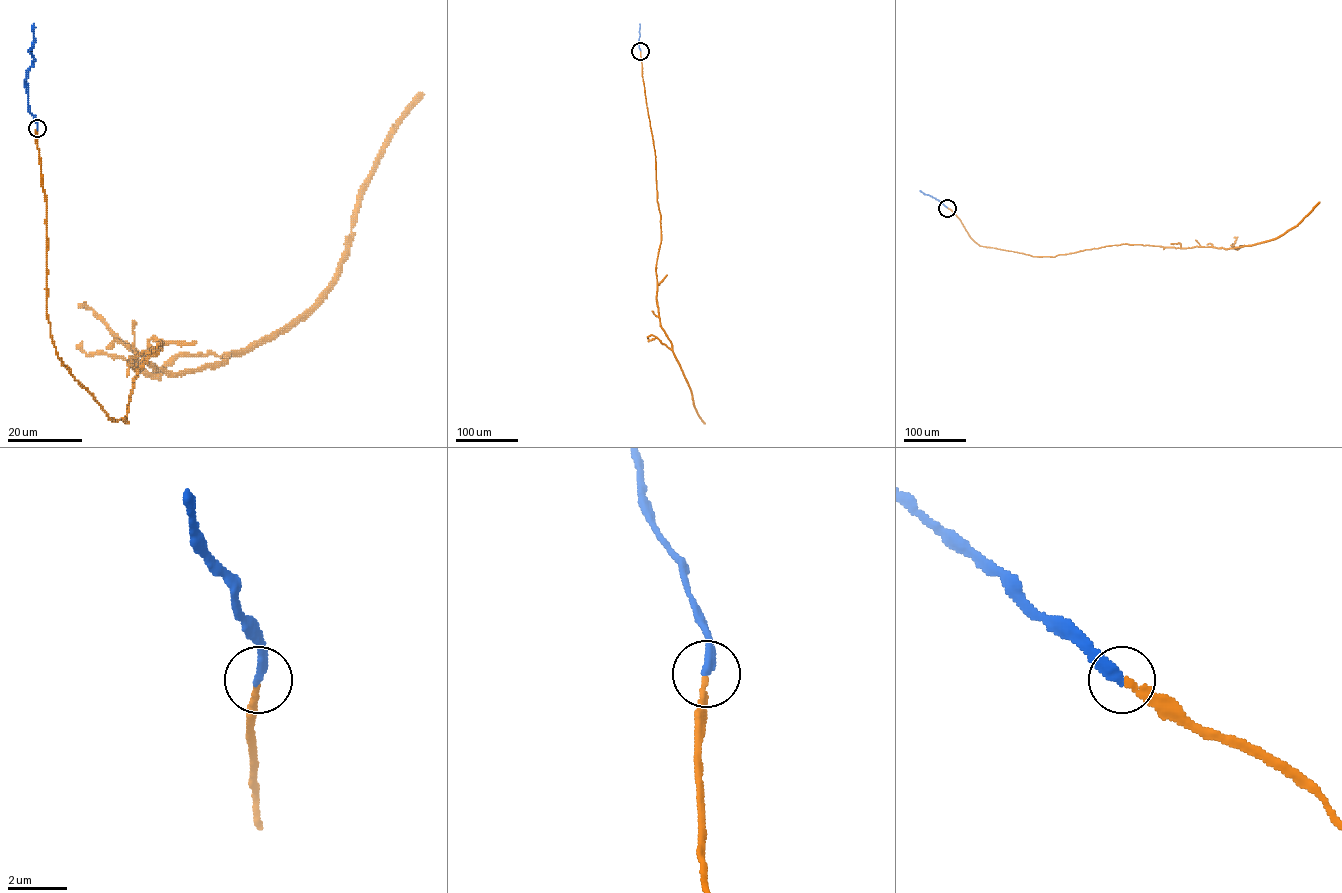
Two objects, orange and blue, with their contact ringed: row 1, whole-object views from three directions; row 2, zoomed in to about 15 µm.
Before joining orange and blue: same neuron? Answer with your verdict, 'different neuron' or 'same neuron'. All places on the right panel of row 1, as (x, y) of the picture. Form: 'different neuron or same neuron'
same neuron

